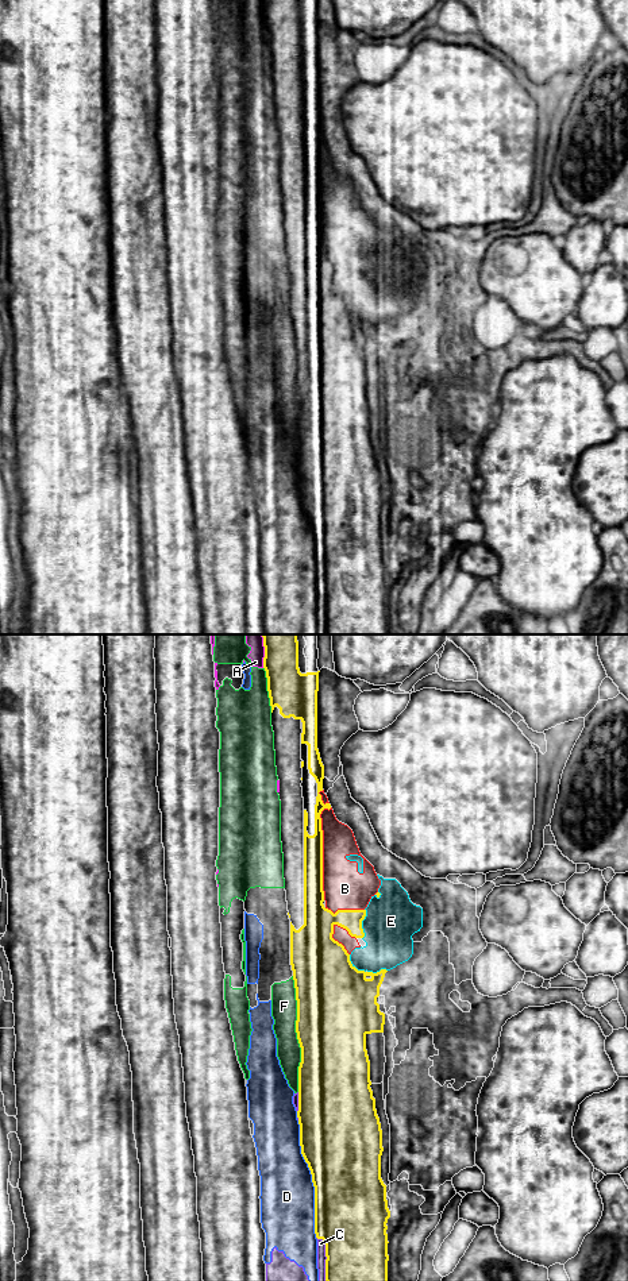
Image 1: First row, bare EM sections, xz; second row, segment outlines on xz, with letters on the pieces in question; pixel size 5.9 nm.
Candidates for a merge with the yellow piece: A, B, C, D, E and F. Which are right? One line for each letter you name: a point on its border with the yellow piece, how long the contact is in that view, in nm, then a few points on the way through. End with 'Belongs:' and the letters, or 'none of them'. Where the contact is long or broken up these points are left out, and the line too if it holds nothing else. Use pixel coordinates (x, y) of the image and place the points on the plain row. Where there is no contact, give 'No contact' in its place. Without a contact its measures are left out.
Belongs: none of them

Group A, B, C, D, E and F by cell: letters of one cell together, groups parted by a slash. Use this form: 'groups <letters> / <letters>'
groups A F / B E / C / D

